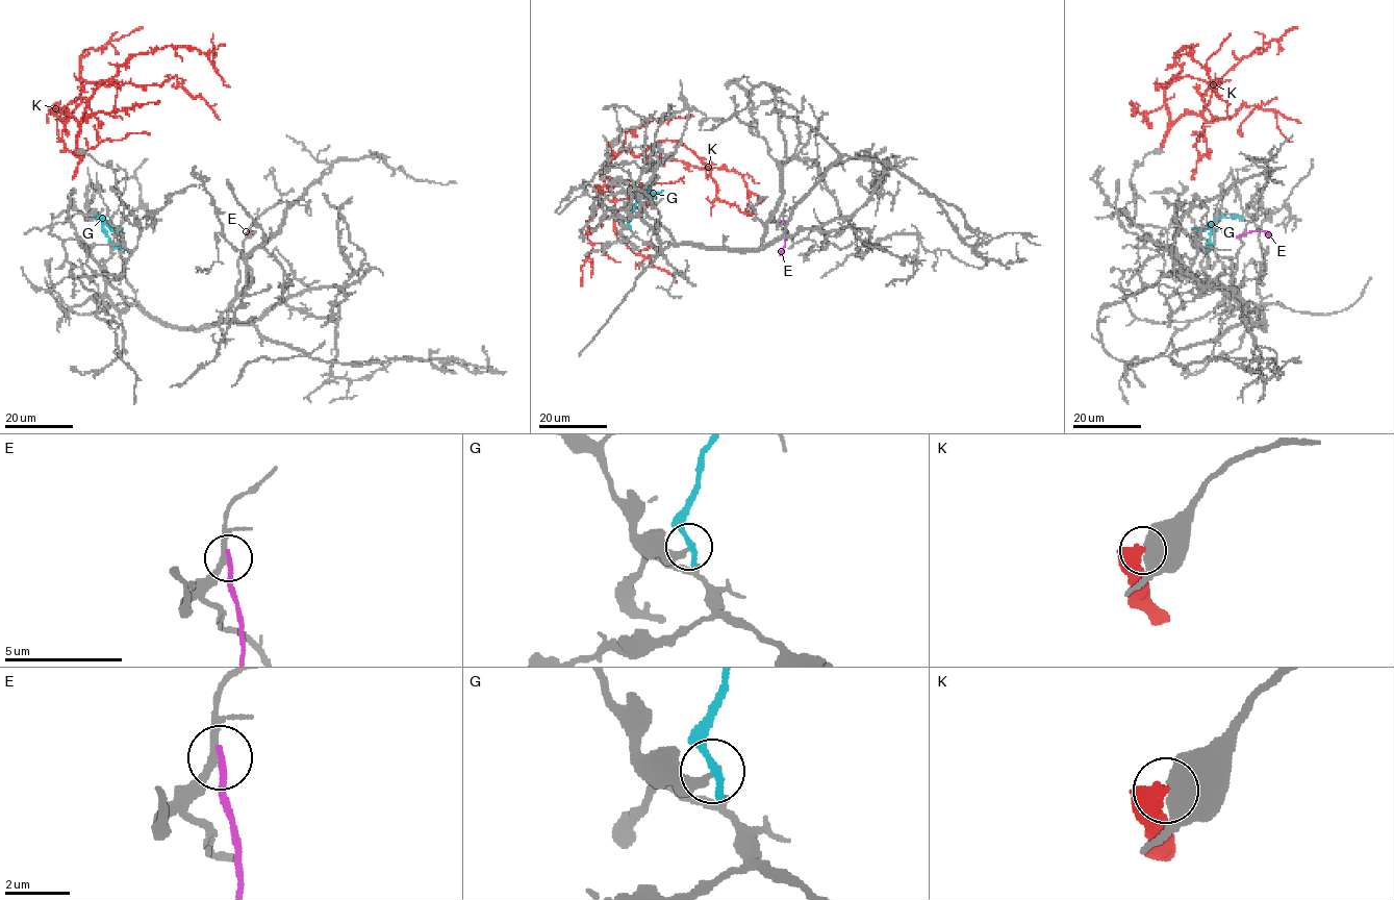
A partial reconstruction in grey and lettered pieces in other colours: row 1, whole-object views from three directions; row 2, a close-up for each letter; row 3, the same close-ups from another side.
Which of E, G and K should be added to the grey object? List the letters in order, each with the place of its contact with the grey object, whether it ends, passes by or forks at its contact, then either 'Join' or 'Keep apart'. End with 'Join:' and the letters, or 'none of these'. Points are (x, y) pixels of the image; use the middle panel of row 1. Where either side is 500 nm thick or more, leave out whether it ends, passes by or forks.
E: Touches grey at (784, 220). It ends there. Keep apart
G: Touches grey at (629, 226). It ends there. Keep apart
K: Touches grey at (611, 143). Keep apart
Join: none of these

